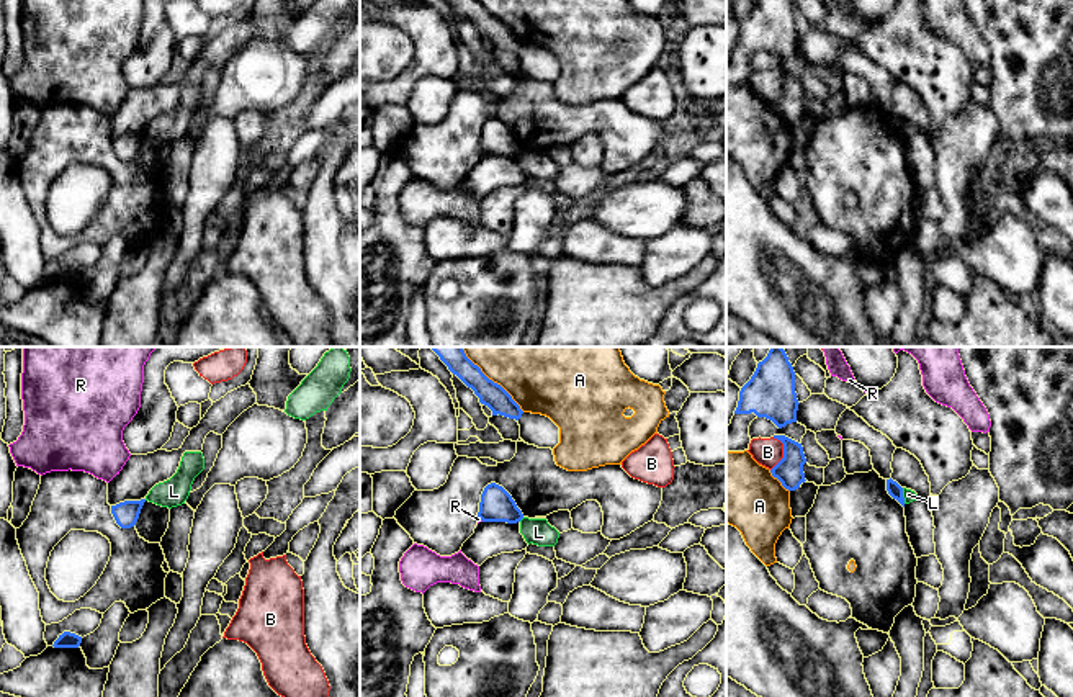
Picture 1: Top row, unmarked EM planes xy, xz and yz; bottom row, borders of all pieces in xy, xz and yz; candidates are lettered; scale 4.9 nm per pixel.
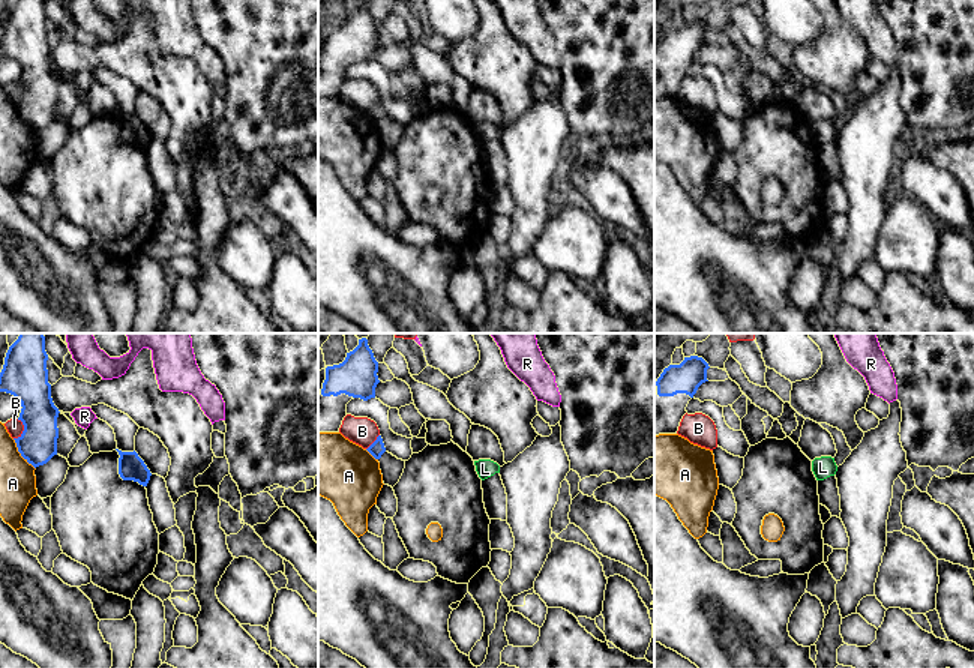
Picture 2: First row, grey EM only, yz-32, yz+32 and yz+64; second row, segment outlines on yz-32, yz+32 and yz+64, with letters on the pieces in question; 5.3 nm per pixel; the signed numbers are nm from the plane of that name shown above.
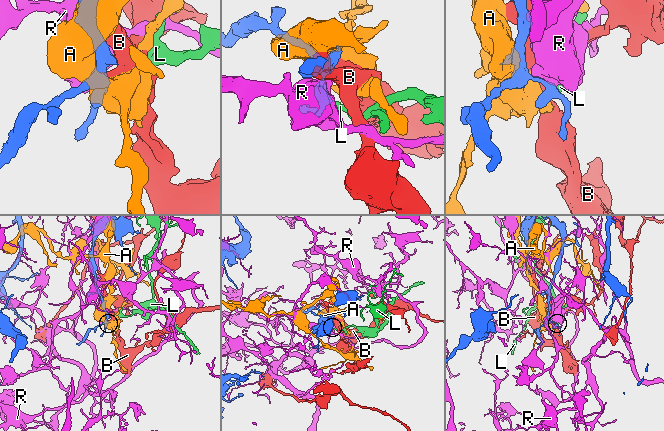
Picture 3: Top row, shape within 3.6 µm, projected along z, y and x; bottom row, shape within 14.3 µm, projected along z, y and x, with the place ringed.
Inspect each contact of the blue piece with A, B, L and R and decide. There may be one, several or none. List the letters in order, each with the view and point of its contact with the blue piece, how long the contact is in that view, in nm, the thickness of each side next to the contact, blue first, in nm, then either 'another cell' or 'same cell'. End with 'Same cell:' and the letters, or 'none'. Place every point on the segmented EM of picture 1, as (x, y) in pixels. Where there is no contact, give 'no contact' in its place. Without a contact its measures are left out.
A: meets blue in xz at (491, 380); contact 440 nm long; 130 nm thick on the blue side, 480 nm on the other; another cell
B: meets blue in yz at (784, 454); contact 170 nm long; 140 nm thick on the blue side, 140 nm on the other; another cell
L: meets blue in yz at (902, 496); contact 80 nm long; 70 nm thick on the blue side, 60 nm on the other; another cell
R: meets blue in xz at (481, 519); contact 40 nm long; 160 nm thick on the blue side, 20 nm on the other; another cell
Same cell: none

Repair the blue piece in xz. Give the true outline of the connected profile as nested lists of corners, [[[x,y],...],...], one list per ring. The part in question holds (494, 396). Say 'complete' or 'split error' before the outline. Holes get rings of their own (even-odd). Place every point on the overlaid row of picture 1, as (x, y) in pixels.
complete; [[[430,347],[448,370],[474,391],[479,402],[492,411],[492,416],[504,416],[519,420],[523,414],[512,396],[497,383],[489,380],[478,365],[465,353],[463,347]]]

